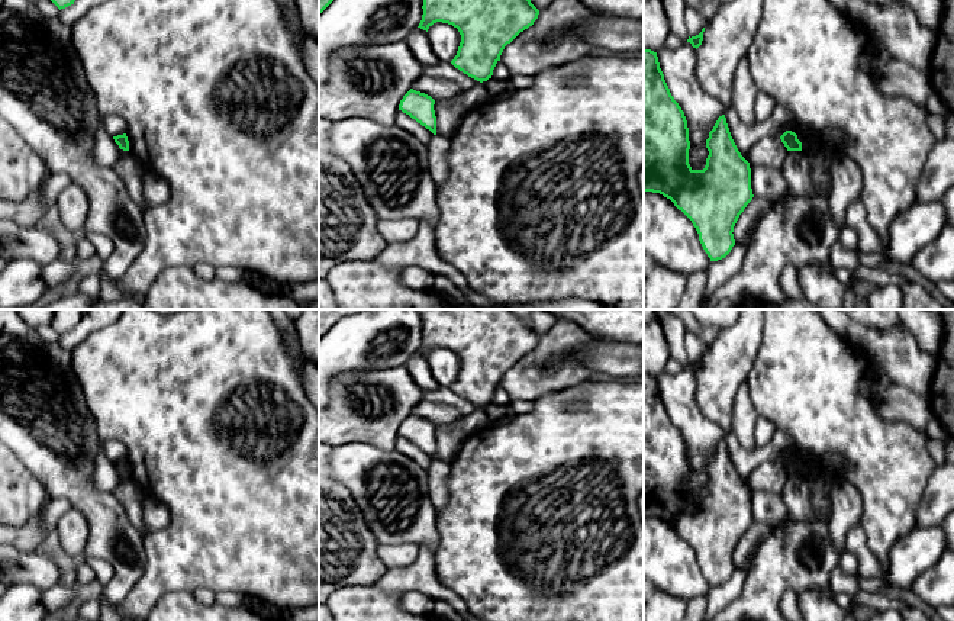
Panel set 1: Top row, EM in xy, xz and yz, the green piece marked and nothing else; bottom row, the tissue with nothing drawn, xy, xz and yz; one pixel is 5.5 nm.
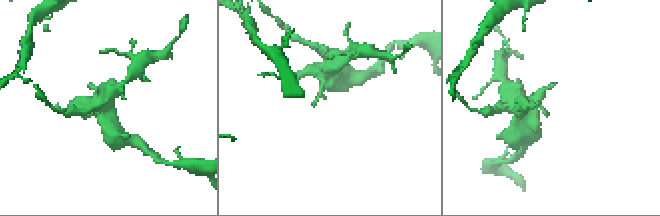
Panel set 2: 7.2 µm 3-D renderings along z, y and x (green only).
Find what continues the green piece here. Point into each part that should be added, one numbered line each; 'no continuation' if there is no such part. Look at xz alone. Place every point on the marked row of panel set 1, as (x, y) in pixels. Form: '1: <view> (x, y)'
no continuation

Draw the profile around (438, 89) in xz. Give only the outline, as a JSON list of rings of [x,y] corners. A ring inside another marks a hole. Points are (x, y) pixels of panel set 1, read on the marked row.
[[[420,75],[412,86],[413,90],[425,93],[436,100],[451,100],[454,99],[460,89],[454,81],[436,78],[431,75]]]

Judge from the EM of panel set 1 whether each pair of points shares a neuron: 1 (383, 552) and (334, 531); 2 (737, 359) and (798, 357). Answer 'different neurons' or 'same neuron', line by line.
1: different neurons
2: different neurons

